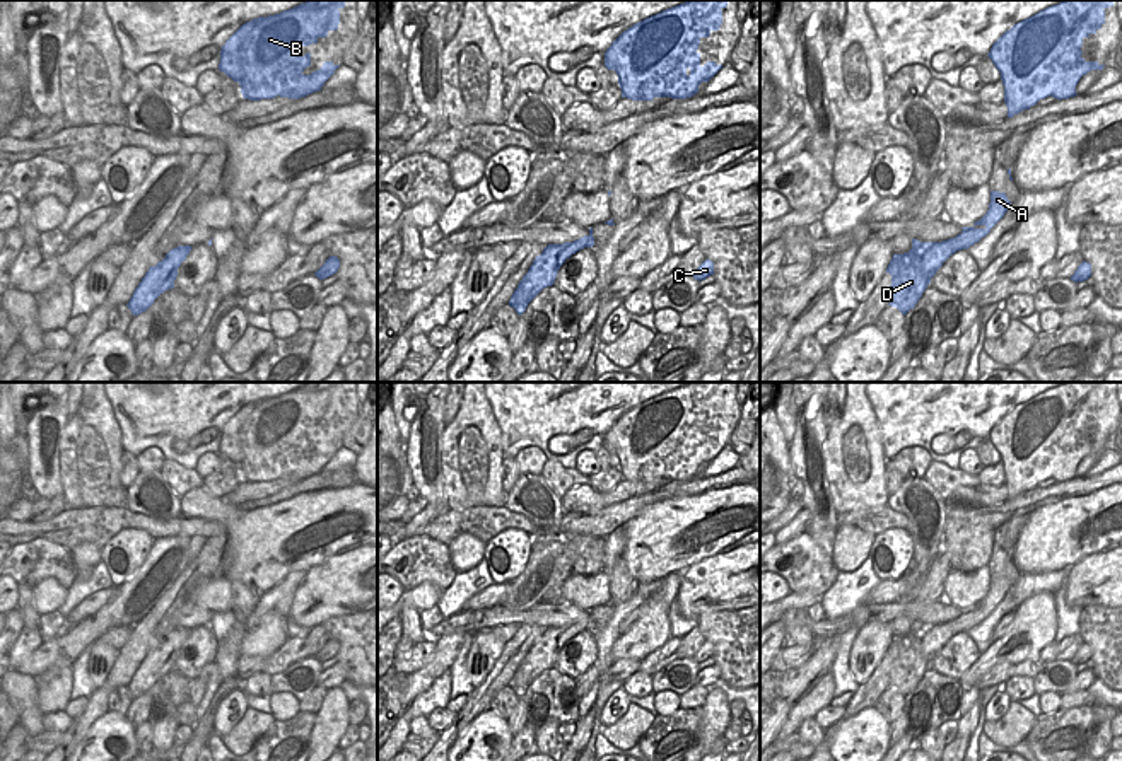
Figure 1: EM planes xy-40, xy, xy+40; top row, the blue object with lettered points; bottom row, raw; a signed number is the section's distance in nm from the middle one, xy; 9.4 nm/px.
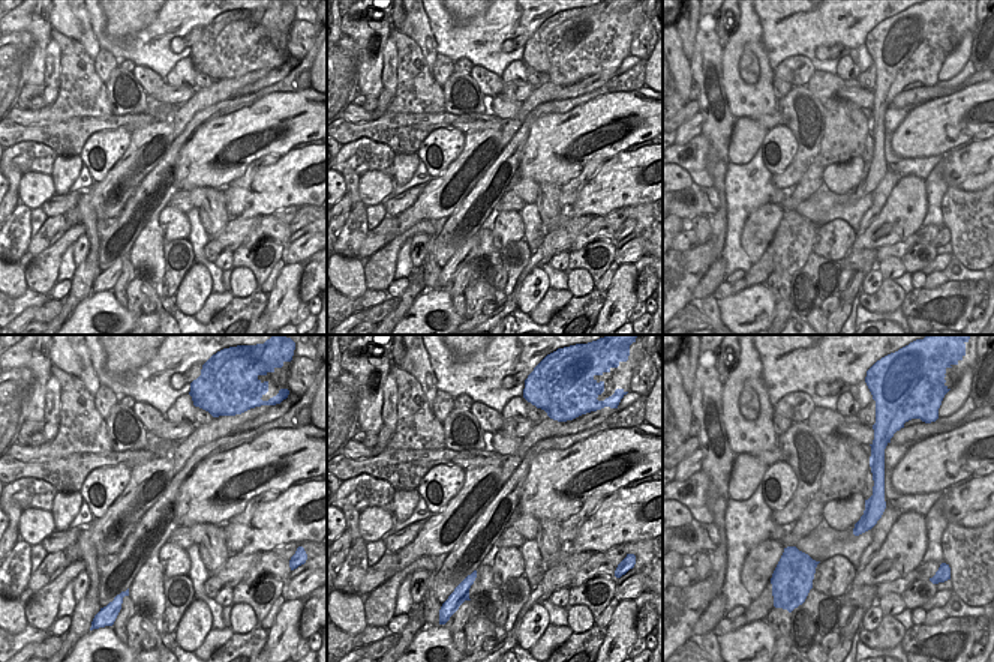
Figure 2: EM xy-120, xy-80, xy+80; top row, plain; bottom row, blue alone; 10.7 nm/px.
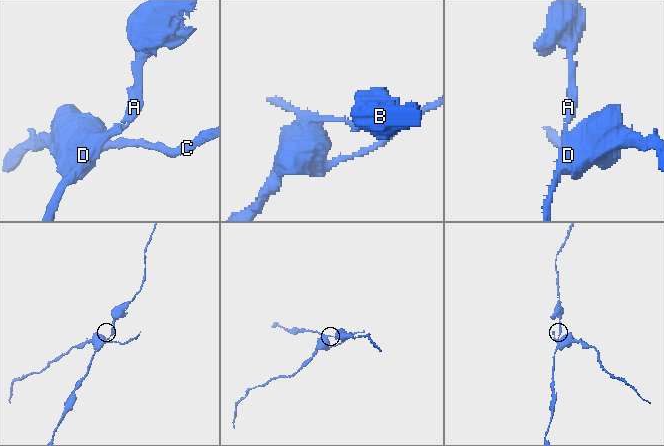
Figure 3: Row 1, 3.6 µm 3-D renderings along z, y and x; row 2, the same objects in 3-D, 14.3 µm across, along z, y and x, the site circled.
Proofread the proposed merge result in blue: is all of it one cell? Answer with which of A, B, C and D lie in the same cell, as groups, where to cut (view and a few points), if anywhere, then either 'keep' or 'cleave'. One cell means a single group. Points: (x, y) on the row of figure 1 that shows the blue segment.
A B / C D | xy+40 (914, 246), (923, 251), (923, 273), (929, 282) | cleave

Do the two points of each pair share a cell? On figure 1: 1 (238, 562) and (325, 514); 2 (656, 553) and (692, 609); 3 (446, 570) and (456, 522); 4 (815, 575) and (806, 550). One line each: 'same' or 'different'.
1: same
2: different
3: different
4: same

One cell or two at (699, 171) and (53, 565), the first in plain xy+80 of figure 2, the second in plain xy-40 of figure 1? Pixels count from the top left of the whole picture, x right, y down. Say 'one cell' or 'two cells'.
one cell

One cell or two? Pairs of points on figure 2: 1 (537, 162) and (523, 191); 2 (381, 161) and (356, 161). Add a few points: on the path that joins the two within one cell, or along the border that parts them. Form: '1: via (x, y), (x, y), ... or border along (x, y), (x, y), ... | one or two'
1: border along (516, 179), (532, 179), (537, 183) | two
2: via (375, 161), (362, 161) | one

